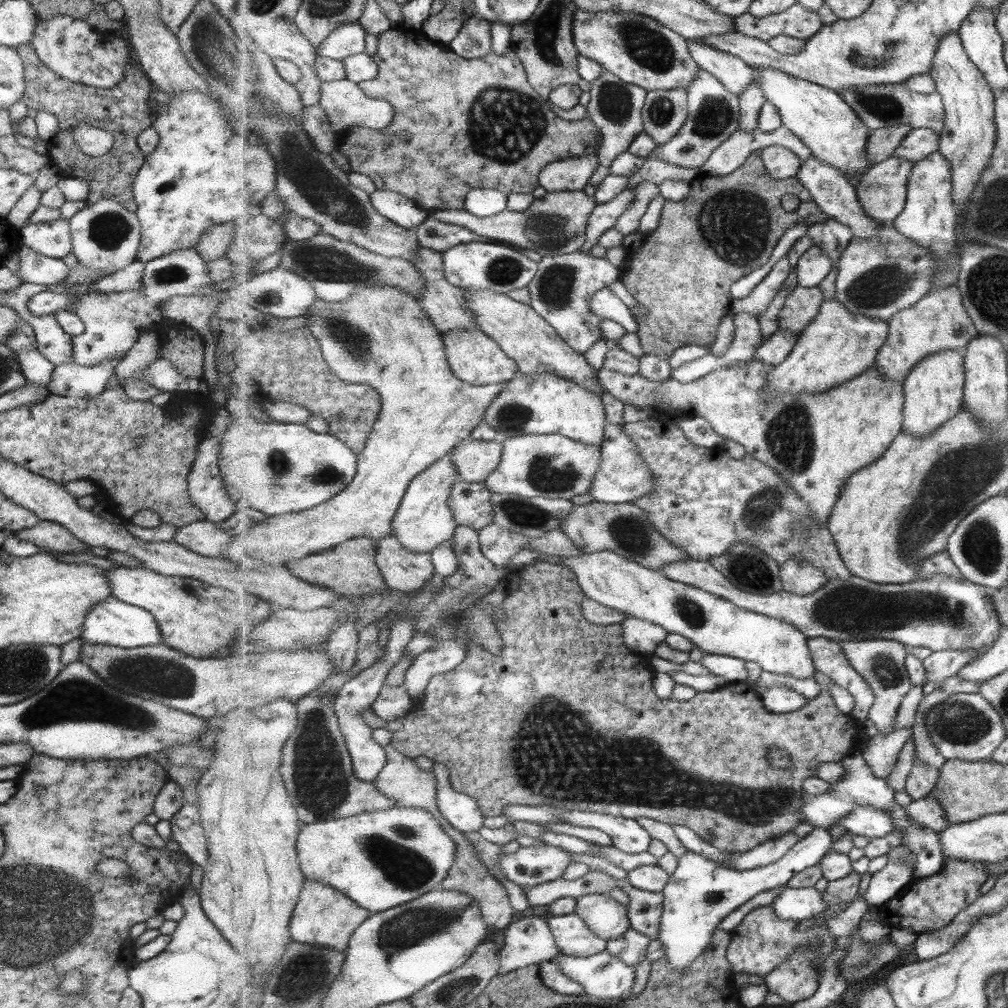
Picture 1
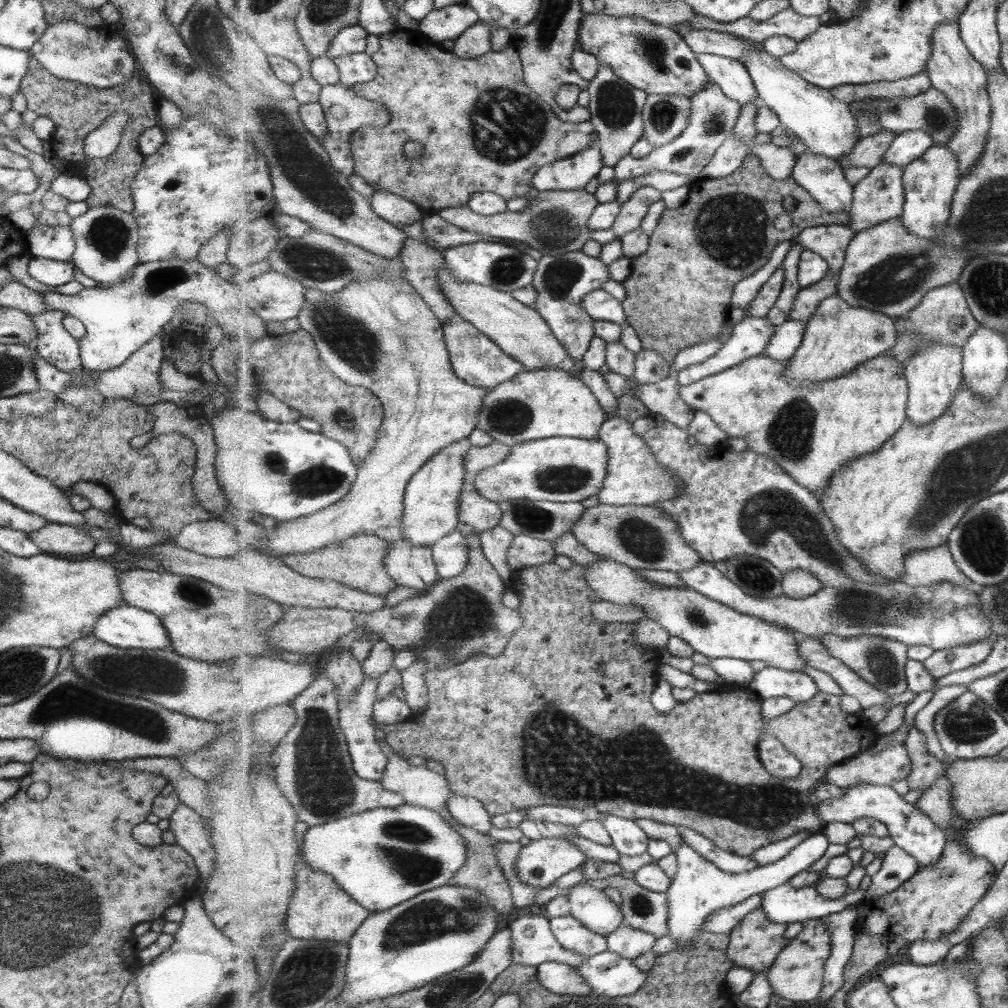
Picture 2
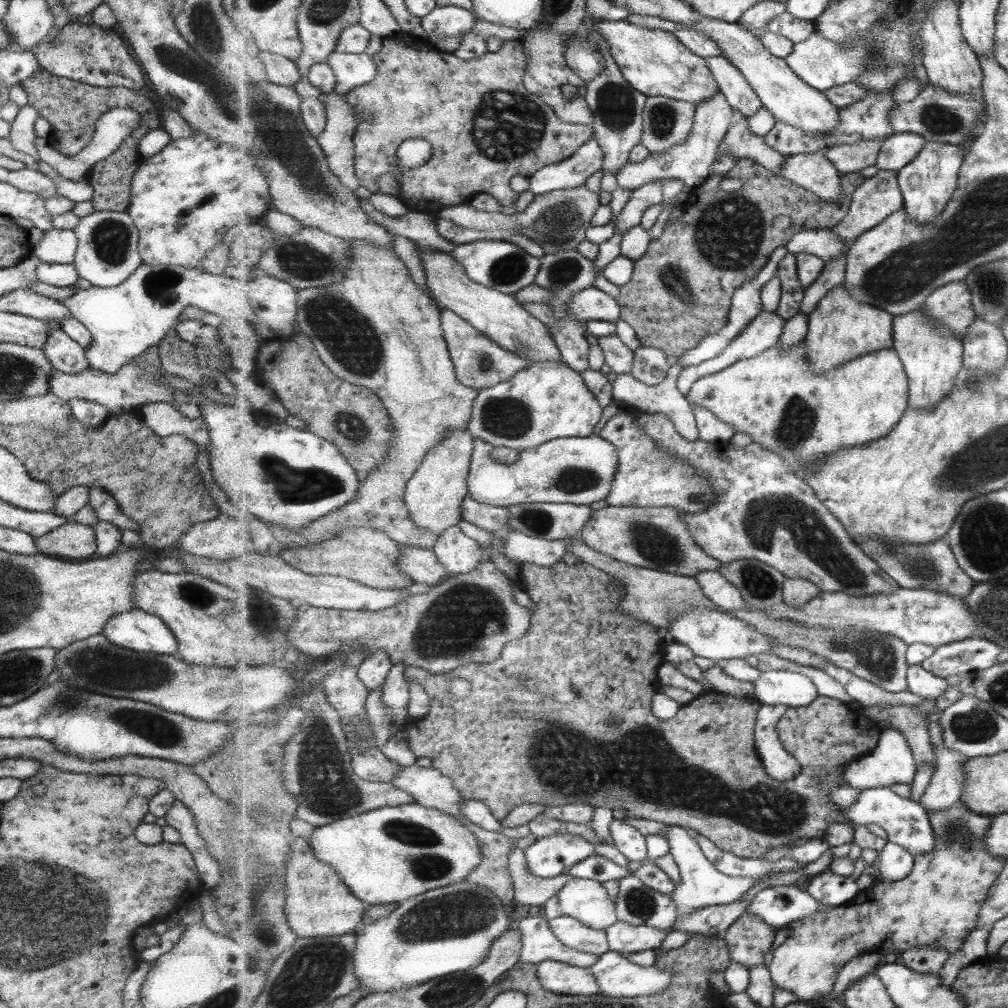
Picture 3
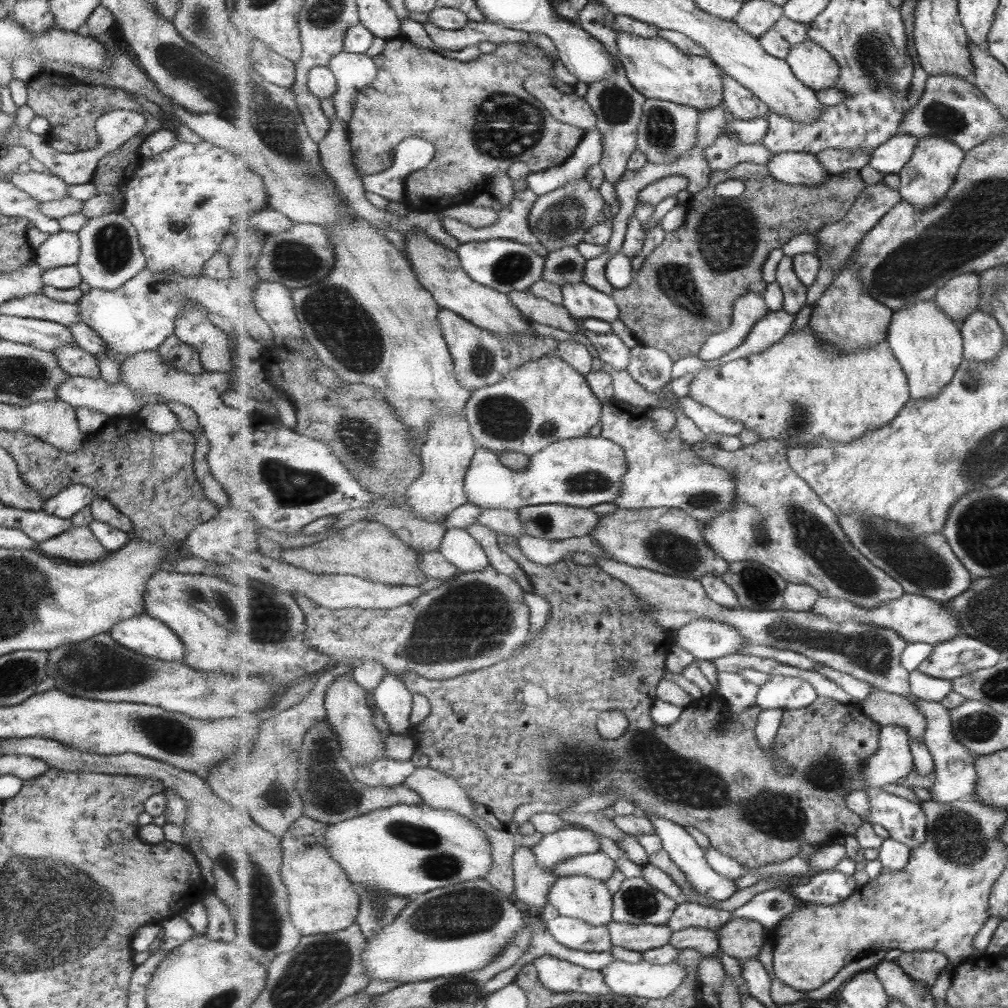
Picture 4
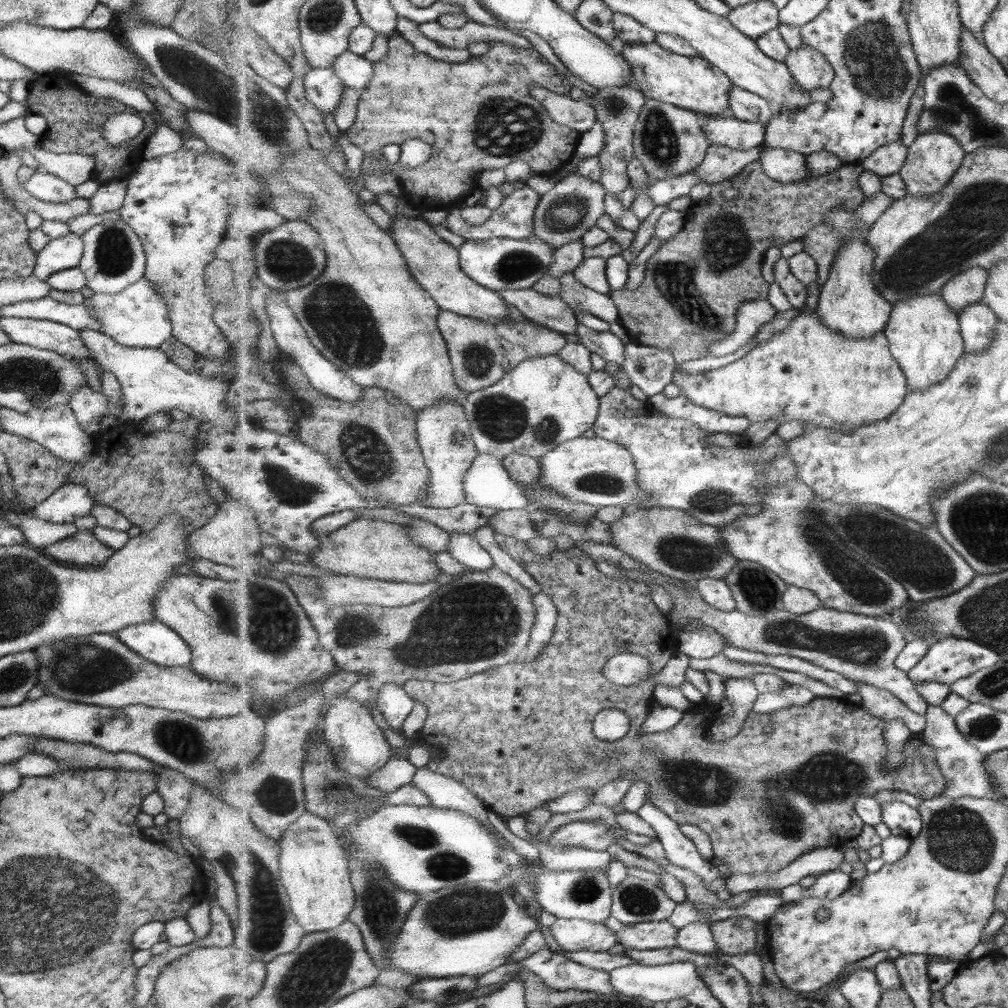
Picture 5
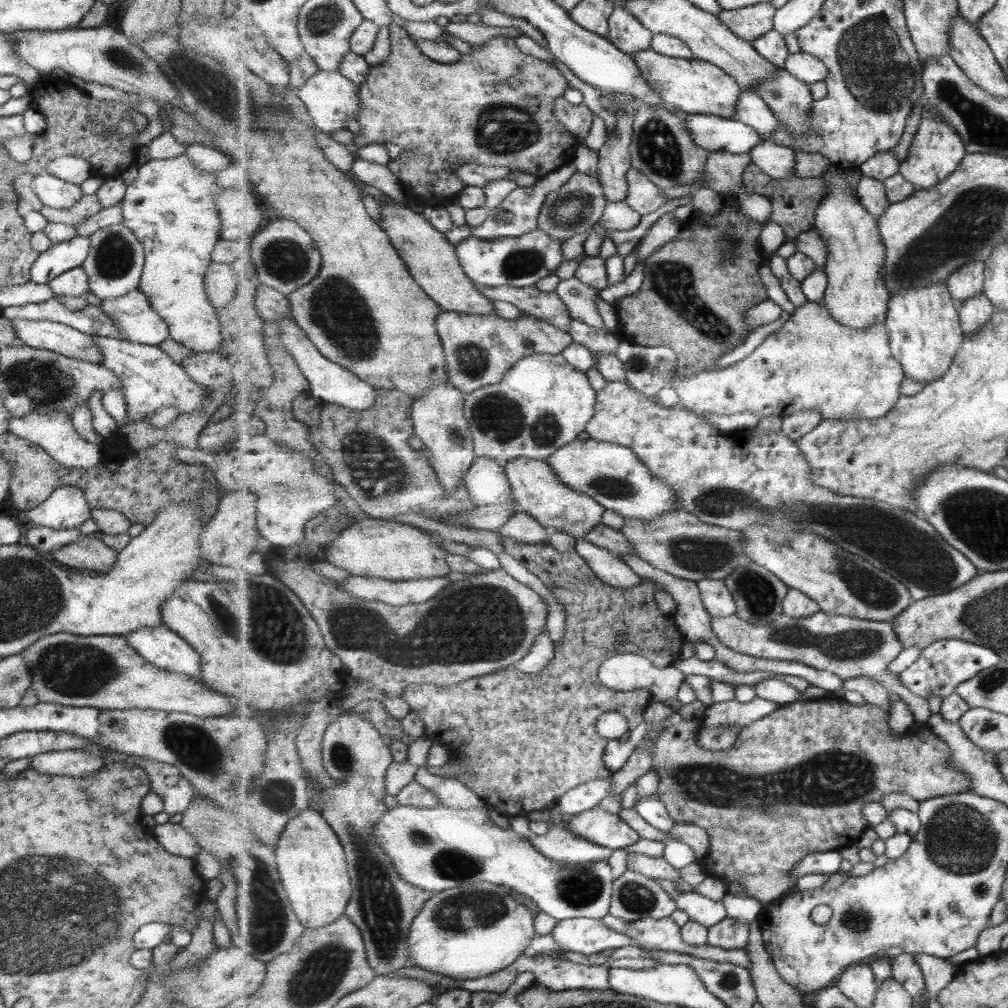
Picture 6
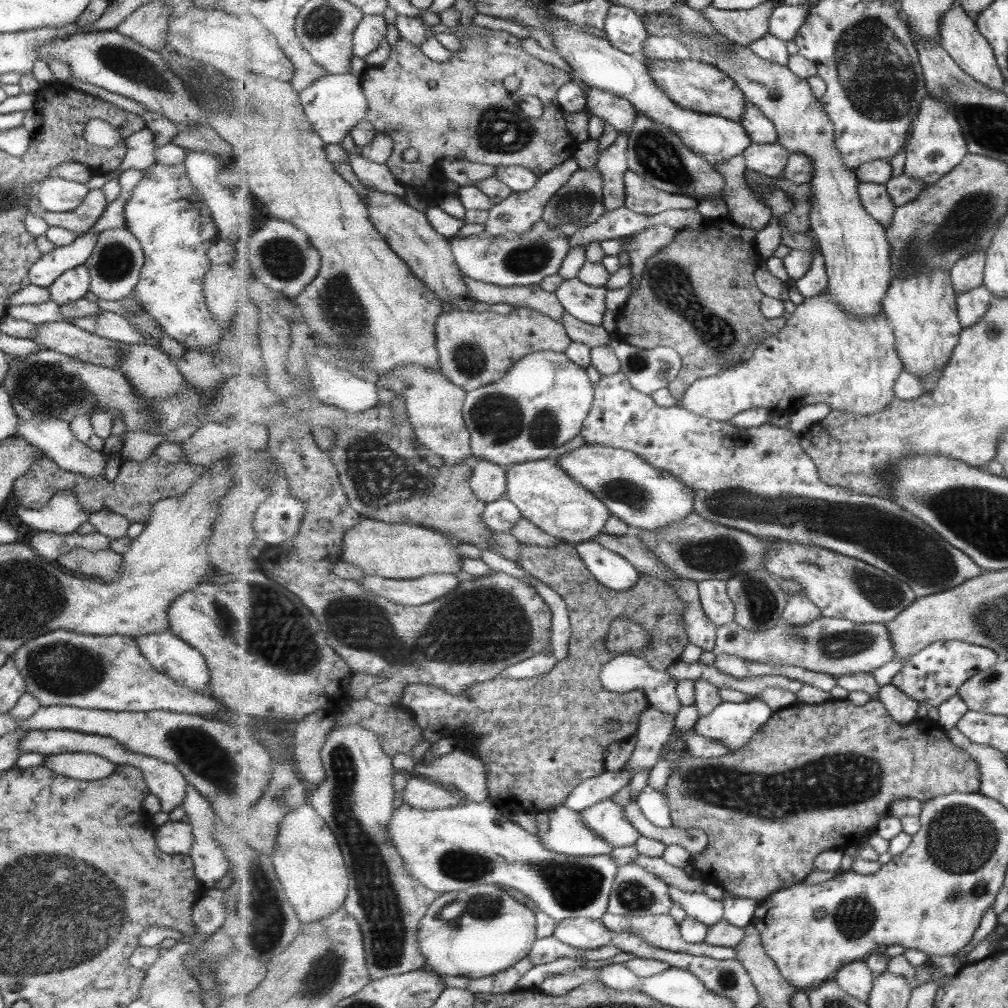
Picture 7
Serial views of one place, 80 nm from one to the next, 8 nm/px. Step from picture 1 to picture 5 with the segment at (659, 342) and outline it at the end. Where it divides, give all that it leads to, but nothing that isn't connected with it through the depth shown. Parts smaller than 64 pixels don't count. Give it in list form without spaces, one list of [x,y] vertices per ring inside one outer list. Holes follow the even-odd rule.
[[[759,160],[748,164],[735,178],[711,184],[710,198],[689,207],[683,230],[663,243],[659,252],[649,260],[645,280],[640,286],[632,291],[621,289],[609,294],[618,306],[619,322],[628,337],[641,345],[669,350],[680,369],[685,362],[709,357],[713,344],[735,332],[739,307],[746,300],[766,300],[769,296],[770,282],[762,273],[769,248],[783,248],[785,244],[804,237],[814,226],[825,224],[826,214],[837,207],[845,207],[848,211],[859,208],[865,199],[860,185],[864,171],[862,164],[845,165],[838,174],[779,182],[764,171]],[[726,188],[737,188],[738,196],[727,200],[723,196]]]

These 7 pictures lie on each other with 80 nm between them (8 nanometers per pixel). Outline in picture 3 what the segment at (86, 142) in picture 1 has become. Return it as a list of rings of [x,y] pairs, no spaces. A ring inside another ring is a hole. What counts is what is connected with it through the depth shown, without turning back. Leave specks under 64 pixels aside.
[[[115,107],[107,112],[104,112],[97,118],[94,124],[94,134],[88,143],[77,154],[67,156],[61,154],[56,148],[51,148],[47,142],[48,138],[35,137],[33,146],[36,152],[35,158],[49,165],[57,174],[57,179],[61,182],[79,182],[87,180],[88,173],[95,166],[96,162],[107,158],[112,152],[118,149],[118,146],[133,130],[137,129],[142,122],[141,114],[133,112],[130,107]]]

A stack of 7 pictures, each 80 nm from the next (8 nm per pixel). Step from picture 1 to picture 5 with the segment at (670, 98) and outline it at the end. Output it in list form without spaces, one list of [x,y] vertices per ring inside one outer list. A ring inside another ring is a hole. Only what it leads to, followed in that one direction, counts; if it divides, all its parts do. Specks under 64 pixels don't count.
[[[647,98],[635,126],[635,157],[656,181],[693,173],[705,159],[710,140],[703,131],[706,115],[673,103]]]

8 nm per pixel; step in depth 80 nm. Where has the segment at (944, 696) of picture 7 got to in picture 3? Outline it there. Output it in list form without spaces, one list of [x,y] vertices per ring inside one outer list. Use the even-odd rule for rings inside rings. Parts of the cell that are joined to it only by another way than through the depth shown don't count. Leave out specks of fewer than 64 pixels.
[[[973,636],[936,648],[922,667],[929,672],[947,678],[956,674],[971,674],[998,664],[1002,647],[981,636]]]

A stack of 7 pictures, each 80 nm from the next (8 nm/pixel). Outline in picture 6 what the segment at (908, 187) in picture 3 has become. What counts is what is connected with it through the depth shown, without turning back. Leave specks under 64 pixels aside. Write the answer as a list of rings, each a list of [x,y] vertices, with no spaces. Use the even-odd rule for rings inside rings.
[[[923,102],[922,122],[913,139],[907,158],[900,164],[900,173],[916,186],[916,190],[929,190],[941,184],[947,177],[956,172],[969,152],[963,139],[953,126],[949,126],[941,117],[936,117]]]

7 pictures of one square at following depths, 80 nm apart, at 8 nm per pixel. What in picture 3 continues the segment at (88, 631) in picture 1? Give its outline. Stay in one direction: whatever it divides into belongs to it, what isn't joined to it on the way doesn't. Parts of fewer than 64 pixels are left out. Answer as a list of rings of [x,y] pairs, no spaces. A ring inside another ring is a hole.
[[[137,608],[113,615],[100,633],[110,643],[135,652],[174,655],[177,650],[177,641],[167,626]]]

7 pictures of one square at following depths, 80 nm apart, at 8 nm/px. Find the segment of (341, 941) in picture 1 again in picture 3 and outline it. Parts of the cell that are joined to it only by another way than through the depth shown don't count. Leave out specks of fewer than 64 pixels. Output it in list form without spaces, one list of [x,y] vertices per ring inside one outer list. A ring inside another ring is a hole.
[[[301,818],[293,819],[293,844],[289,852],[287,866],[286,913],[289,926],[299,937],[315,938],[319,936],[332,937],[357,932],[368,905],[365,904],[349,886],[343,882],[340,874],[329,863],[323,862],[313,854],[311,838],[316,827]]]

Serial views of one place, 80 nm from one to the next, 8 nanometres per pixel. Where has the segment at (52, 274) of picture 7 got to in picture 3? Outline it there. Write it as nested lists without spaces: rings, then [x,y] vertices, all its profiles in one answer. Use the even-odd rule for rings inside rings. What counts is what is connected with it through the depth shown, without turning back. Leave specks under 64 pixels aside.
[[[55,227],[46,230],[39,242],[30,247],[31,254],[45,264],[72,264],[75,251],[75,233]]]

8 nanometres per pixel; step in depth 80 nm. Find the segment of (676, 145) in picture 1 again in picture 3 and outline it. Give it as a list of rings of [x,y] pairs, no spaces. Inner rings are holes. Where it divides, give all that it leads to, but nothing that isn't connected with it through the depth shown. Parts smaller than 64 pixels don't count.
[[[721,91],[709,100],[700,102],[696,105],[693,131],[689,136],[681,144],[672,146],[667,152],[652,154],[643,162],[630,160],[617,174],[618,186],[634,191],[660,178],[680,178],[691,189],[701,186],[709,178],[711,166],[718,158],[721,143],[725,140],[737,116],[737,110],[729,104],[727,97]]]

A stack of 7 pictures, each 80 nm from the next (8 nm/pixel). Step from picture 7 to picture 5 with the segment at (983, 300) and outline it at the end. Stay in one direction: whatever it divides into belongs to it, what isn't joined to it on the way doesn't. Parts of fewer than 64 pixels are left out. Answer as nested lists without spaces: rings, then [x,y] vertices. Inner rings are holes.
[[[983,301],[966,306],[960,312],[960,328],[967,354],[977,354],[989,349],[997,336],[998,316]]]

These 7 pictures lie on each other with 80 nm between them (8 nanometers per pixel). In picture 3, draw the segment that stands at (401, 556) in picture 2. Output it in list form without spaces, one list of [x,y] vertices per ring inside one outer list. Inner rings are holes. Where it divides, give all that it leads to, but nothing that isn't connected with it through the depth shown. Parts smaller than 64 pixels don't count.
[[[402,545],[402,555],[398,558],[402,573],[409,575],[414,583],[428,584],[431,587],[441,584],[450,572],[440,562],[433,549]]]

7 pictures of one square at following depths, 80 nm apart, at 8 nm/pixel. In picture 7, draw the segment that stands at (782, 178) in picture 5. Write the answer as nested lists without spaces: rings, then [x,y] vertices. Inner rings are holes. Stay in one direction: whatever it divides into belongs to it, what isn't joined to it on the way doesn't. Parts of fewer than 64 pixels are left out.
[[[776,141],[771,144],[753,143],[744,150],[743,155],[749,170],[771,177],[781,177],[792,152]]]

